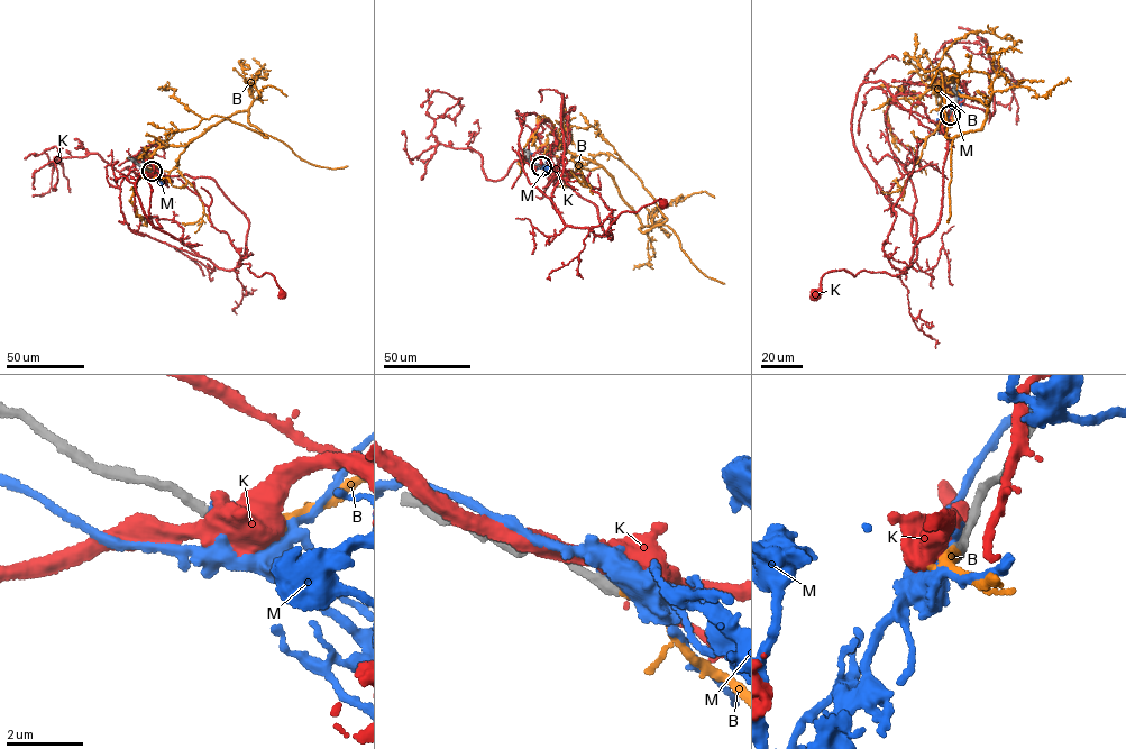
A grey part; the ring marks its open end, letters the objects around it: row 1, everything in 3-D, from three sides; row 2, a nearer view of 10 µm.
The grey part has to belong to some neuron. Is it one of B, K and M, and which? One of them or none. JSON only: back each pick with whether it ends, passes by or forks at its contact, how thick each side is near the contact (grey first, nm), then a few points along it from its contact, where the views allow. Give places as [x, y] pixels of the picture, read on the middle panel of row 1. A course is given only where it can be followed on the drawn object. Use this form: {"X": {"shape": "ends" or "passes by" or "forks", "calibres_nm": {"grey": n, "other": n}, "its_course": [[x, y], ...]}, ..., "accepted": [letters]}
{"B": {"shape": "passes by", "calibres_nm": {"grey": 340, "other": 240}, "its_course": [[541, 166], [557, 177], [601, 166], [639, 229], [667, 219], [641, 181], [609, 154], [594, 155], [555, 185]]}, "accepted": ["B"]}

